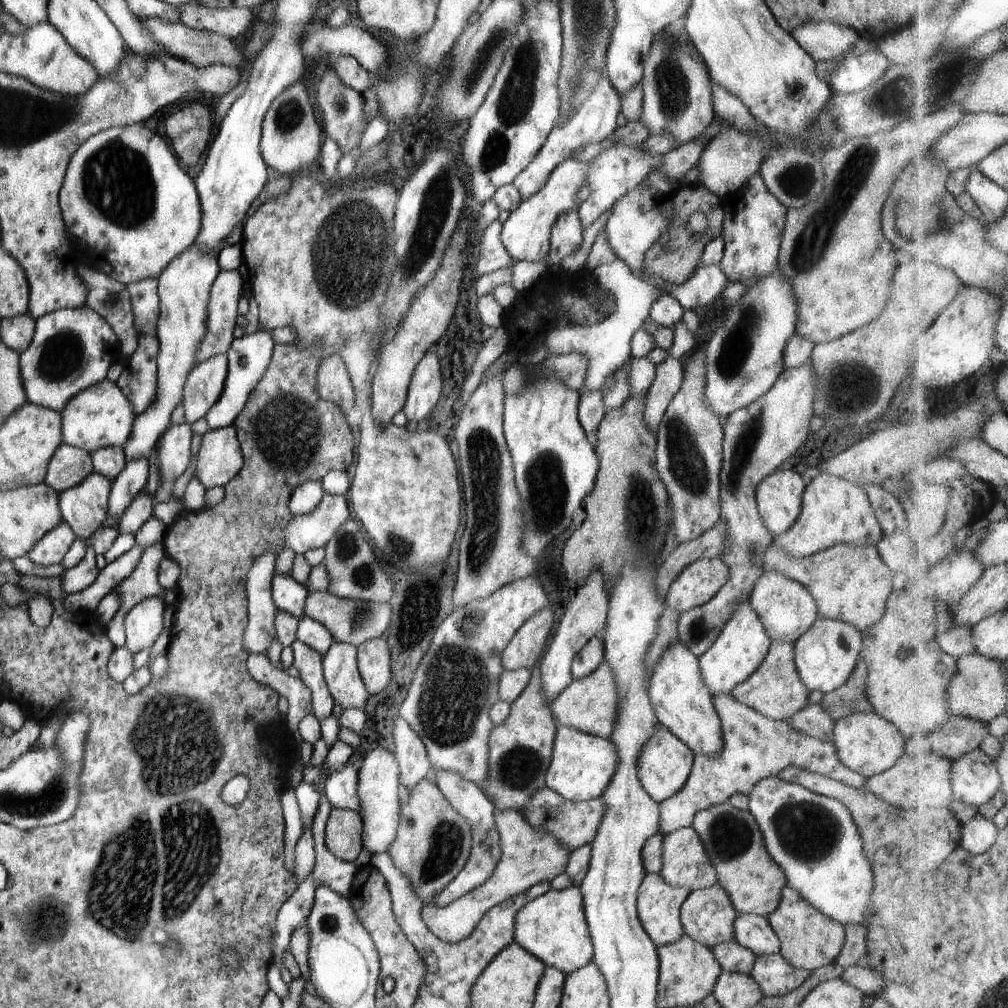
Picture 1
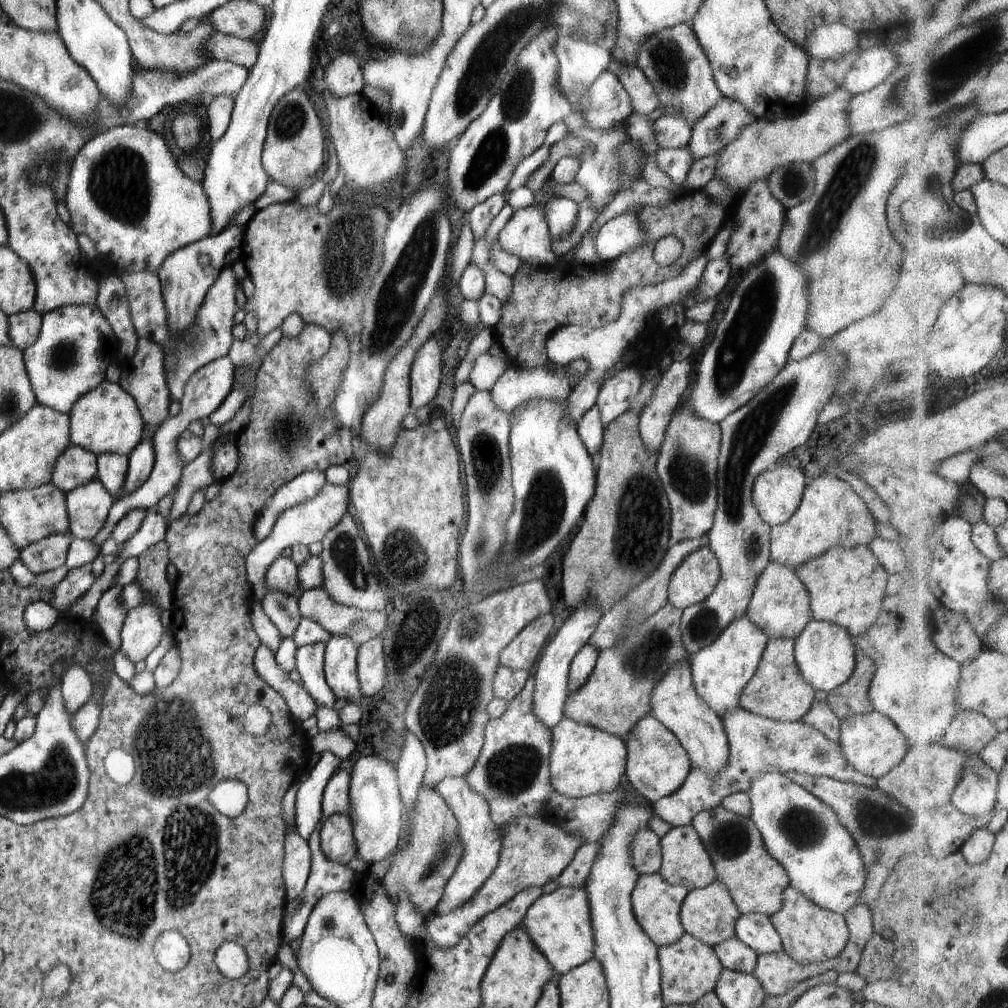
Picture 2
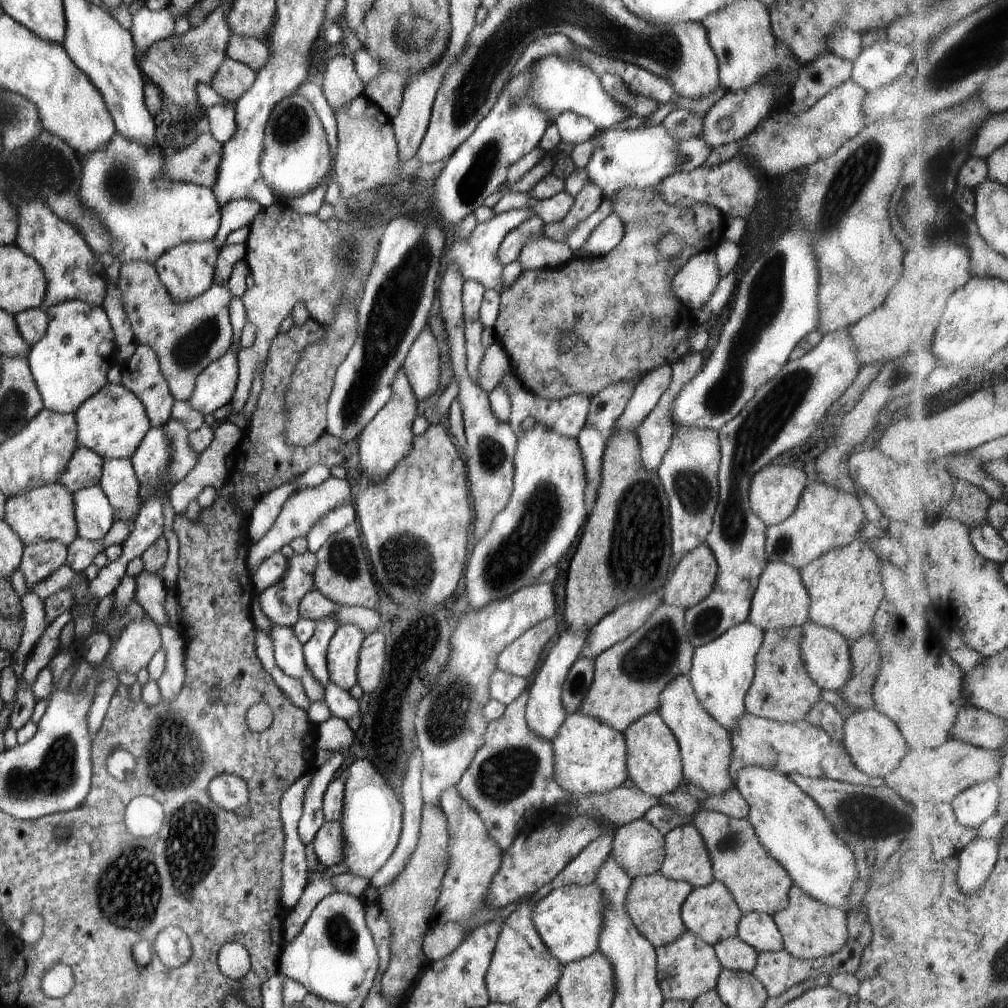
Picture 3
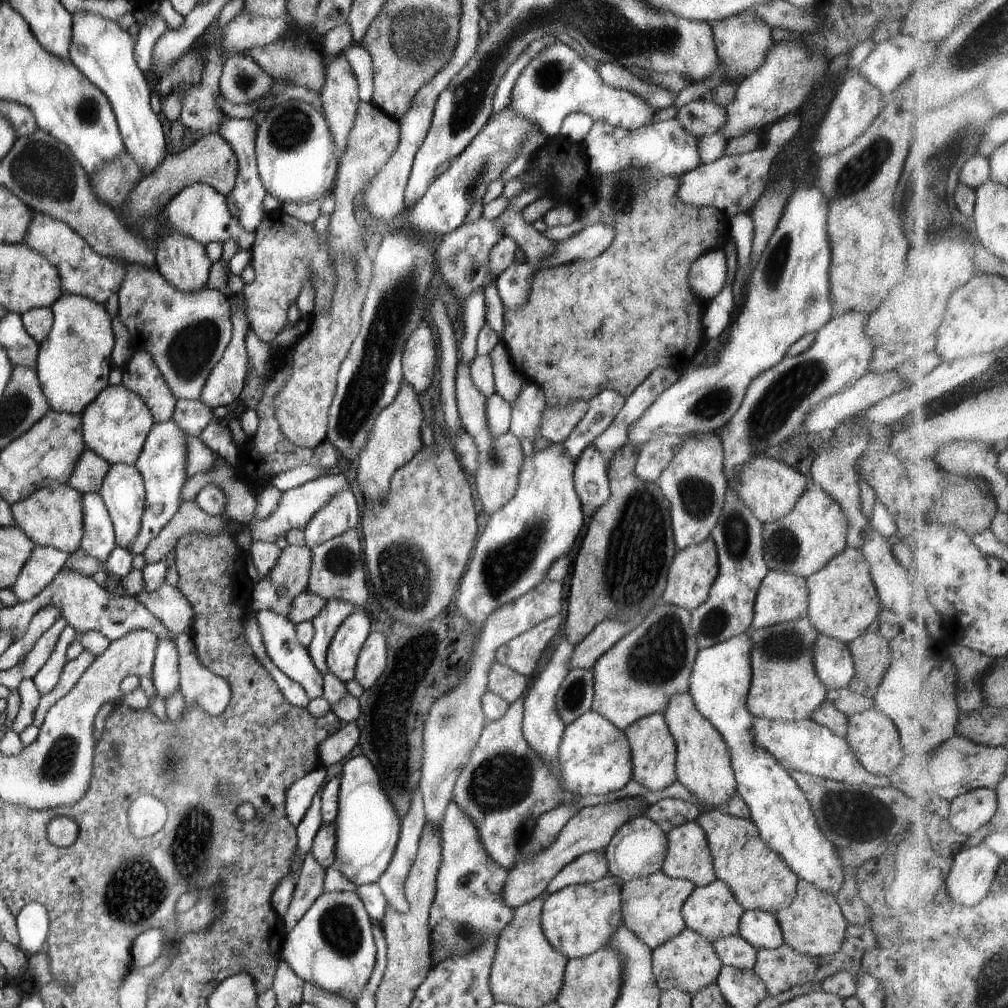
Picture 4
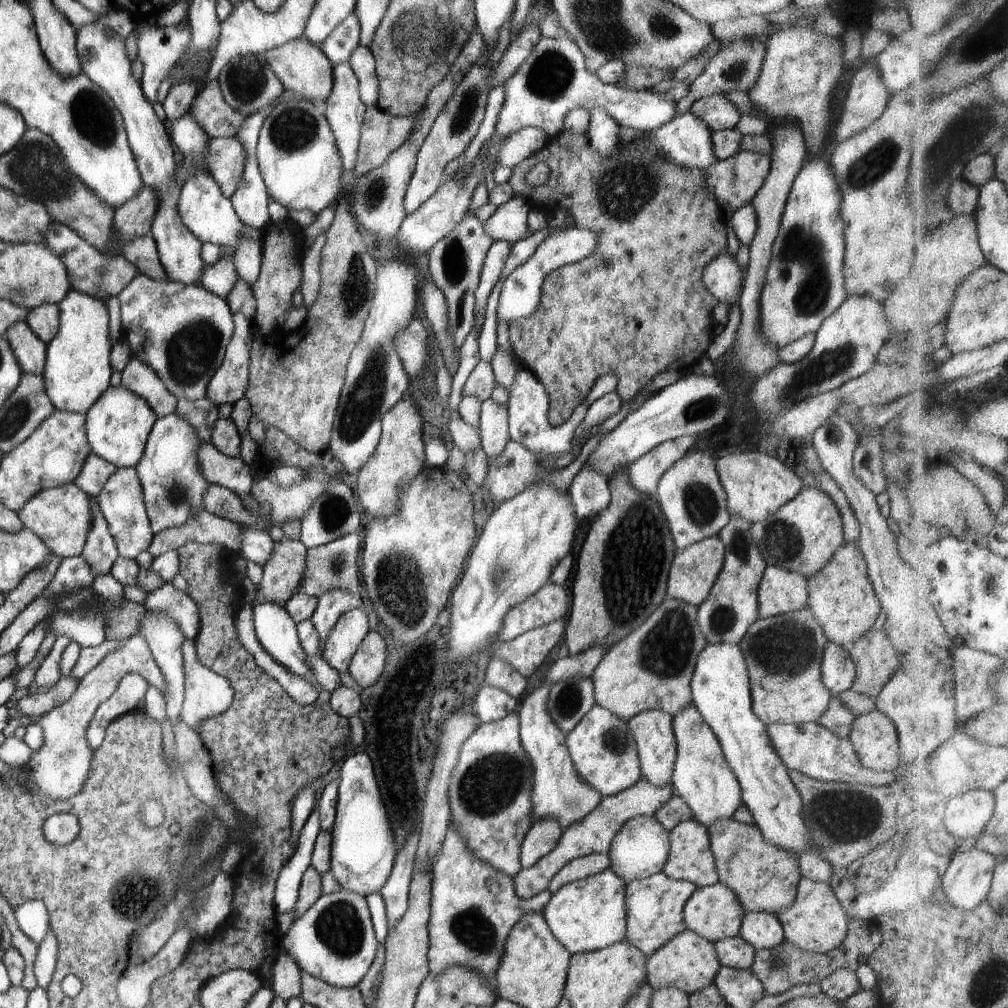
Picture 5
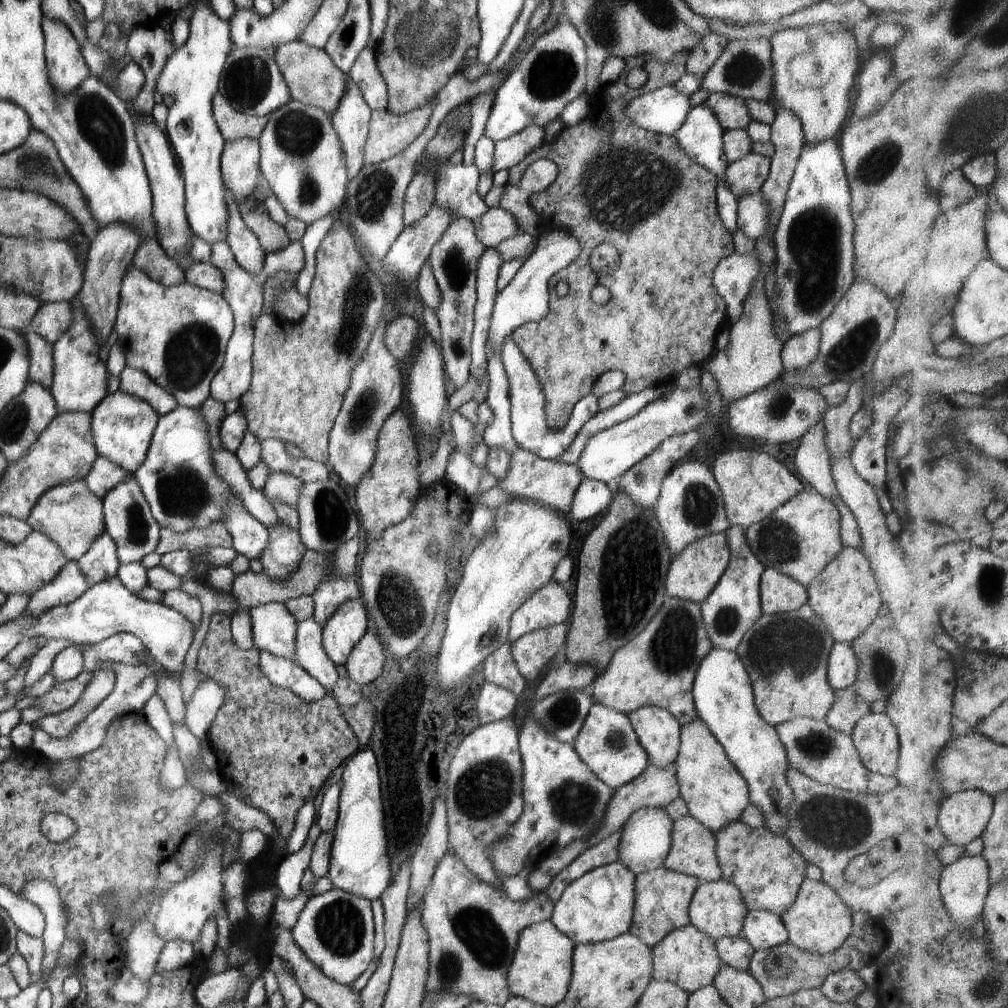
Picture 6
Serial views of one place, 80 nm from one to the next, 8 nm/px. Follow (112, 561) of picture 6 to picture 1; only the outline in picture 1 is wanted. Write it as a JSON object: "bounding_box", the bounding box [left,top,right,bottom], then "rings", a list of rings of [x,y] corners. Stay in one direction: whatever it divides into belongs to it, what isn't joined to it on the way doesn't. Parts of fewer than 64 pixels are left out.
{"bounding_box":[58,471,113,540],"rings":[[[92,471],[73,487],[59,492],[58,508],[61,520],[74,531],[78,539],[85,540],[107,520],[107,506],[113,482],[99,472]]]}

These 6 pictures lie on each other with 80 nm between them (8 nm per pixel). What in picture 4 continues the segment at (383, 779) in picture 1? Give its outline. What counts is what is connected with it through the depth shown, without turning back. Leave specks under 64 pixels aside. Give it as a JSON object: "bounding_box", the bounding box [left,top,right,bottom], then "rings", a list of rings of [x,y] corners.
{"bounding_box":[334,756,401,887],"rings":[[[356,756],[344,763],[341,773],[338,812],[334,822],[338,870],[357,887],[371,885],[385,873],[394,856],[401,827],[378,774],[366,756]]]}

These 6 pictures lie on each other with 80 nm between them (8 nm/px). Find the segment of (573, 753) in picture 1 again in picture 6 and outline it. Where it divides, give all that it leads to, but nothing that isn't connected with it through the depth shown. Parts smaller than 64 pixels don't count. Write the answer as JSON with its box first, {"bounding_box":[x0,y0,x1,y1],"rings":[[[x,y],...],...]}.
{"bounding_box":[573,701,650,790],"rings":[[[595,701],[573,746],[589,770],[596,774],[596,778],[602,780],[604,785],[612,790],[634,782],[650,765],[648,754],[640,746],[628,715]]]}

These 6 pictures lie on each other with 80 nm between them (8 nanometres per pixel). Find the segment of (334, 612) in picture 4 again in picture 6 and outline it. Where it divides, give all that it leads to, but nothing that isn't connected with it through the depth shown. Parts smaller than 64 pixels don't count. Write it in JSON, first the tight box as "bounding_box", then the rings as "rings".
{"bounding_box":[312,574,361,626],"rings":[[[332,574],[330,578],[324,578],[316,592],[312,594],[314,602],[313,618],[318,620],[321,626],[330,618],[330,614],[336,612],[340,604],[346,600],[359,598],[361,595],[358,581],[355,578],[344,578],[342,574]]]}

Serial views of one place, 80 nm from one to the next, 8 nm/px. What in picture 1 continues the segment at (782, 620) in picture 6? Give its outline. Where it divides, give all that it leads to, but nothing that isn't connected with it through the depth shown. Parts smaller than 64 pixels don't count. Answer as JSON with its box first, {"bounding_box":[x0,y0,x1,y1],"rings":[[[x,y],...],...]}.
{"bounding_box":[731,640,810,721],"rings":[[[781,640],[771,641],[766,658],[748,678],[744,679],[744,682],[735,686],[731,695],[738,702],[753,708],[756,712],[768,718],[777,721],[790,718],[793,714],[808,706],[807,698],[810,692],[796,672],[794,657],[793,643],[782,642]]]}

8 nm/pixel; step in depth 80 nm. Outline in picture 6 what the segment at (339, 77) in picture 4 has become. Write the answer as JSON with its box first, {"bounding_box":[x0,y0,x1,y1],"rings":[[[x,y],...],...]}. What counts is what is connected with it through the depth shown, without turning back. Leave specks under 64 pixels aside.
{"bounding_box":[331,75,371,178],"rings":[[[348,75],[348,90],[344,98],[340,98],[340,106],[334,110],[331,122],[340,138],[340,146],[344,150],[344,159],[348,176],[354,178],[364,165],[366,138],[369,132],[371,109],[362,99],[358,86]]]}

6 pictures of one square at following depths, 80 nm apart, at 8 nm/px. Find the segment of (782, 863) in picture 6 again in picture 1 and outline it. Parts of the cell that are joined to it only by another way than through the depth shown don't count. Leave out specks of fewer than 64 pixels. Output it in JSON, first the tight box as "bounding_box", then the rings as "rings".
{"bounding_box":[691,801,786,917],"rings":[[[730,801],[709,806],[707,809],[699,810],[693,816],[691,826],[700,837],[707,855],[717,872],[717,884],[720,885],[730,897],[731,903],[739,914],[754,913],[767,917],[776,910],[780,902],[782,887],[786,886],[784,871],[772,860],[764,846],[763,836],[757,820],[748,811],[734,808]]]}

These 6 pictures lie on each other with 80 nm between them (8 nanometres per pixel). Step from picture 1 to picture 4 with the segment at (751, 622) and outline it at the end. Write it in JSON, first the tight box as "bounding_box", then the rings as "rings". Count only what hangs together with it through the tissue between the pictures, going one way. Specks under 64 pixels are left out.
{"bounding_box":[688,628,845,898],"rings":[[[748,628],[736,637],[698,649],[688,692],[694,706],[724,739],[736,777],[737,793],[748,805],[749,818],[756,825],[764,844],[780,855],[798,880],[837,898],[845,883],[845,872],[837,850],[822,834],[808,799],[788,771],[753,742],[751,724],[754,716],[746,706],[752,682],[751,632],[752,628]]]}

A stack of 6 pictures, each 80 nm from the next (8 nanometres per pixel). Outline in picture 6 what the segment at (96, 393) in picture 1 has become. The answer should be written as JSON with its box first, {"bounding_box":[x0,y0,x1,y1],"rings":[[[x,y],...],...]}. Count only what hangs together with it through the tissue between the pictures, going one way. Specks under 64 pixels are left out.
{"bounding_box":[91,390,159,472],"rings":[[[120,390],[108,394],[91,414],[92,440],[99,456],[116,462],[128,472],[136,472],[146,460],[154,430],[159,422],[158,412],[143,399]]]}

